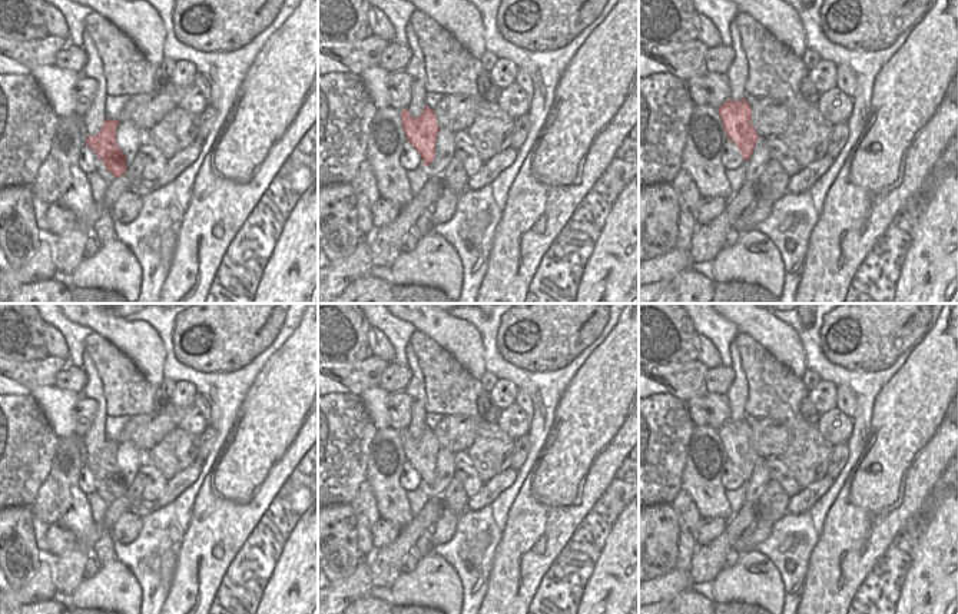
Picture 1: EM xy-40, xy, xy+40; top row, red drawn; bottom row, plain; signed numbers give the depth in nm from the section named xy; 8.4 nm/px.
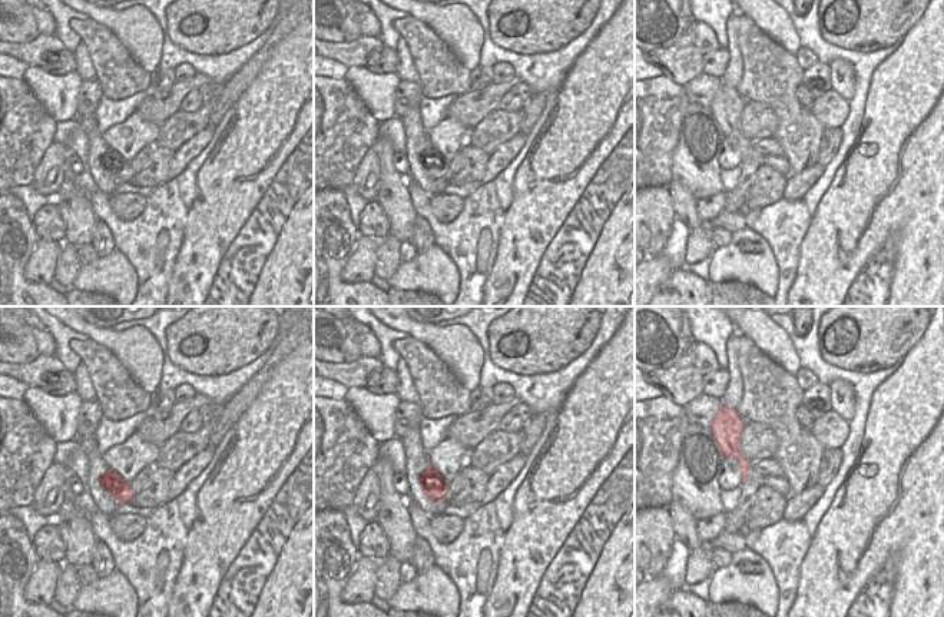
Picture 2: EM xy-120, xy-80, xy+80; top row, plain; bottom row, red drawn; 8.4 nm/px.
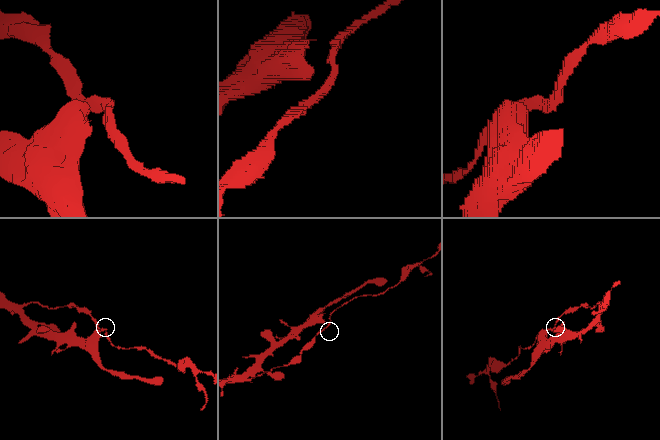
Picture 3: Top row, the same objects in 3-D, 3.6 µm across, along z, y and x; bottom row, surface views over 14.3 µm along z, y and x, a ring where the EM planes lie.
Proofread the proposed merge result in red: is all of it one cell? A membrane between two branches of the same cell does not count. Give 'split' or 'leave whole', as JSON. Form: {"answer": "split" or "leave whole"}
{"answer": "split"}

